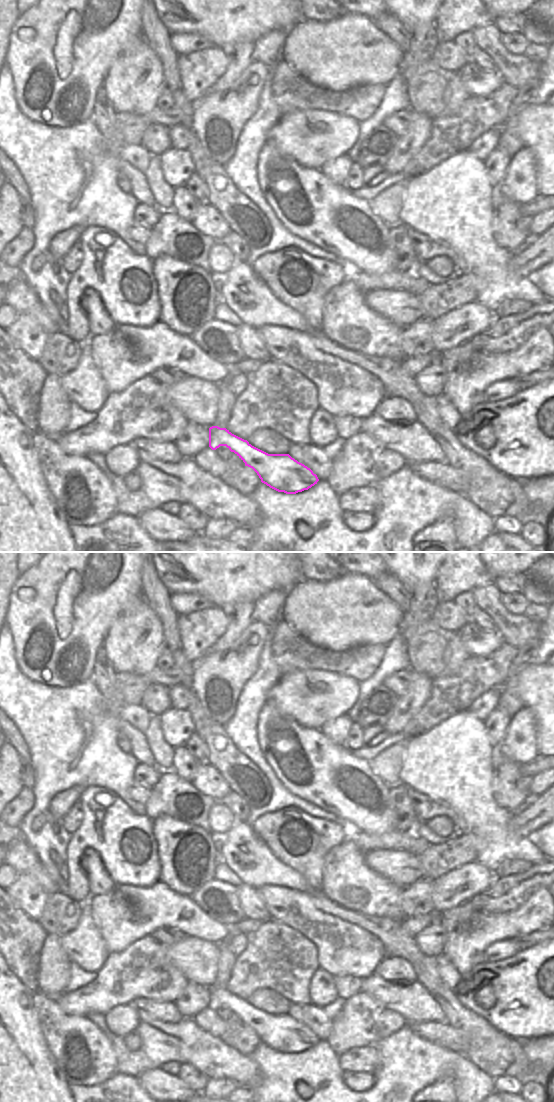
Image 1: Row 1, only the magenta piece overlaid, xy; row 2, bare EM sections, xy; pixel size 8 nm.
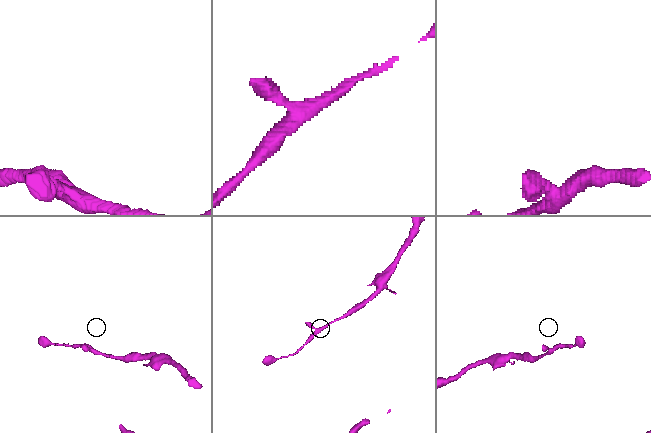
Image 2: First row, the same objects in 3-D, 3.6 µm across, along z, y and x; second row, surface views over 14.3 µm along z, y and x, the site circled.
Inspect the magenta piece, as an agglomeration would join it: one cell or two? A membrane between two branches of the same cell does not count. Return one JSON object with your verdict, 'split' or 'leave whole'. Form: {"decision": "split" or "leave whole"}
{"decision": "leave whole"}

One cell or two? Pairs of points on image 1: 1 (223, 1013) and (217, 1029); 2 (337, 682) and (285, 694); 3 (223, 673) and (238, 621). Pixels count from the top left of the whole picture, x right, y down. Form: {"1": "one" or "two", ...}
{"1": "two", "2": "one", "3": "two"}

